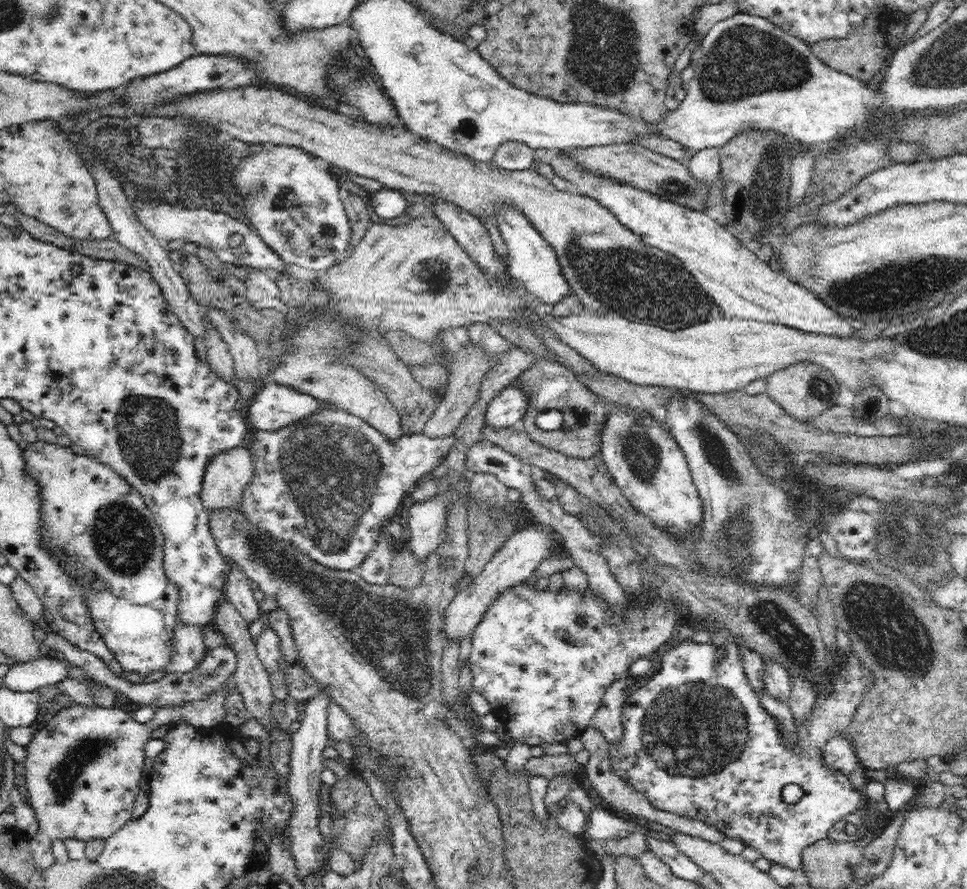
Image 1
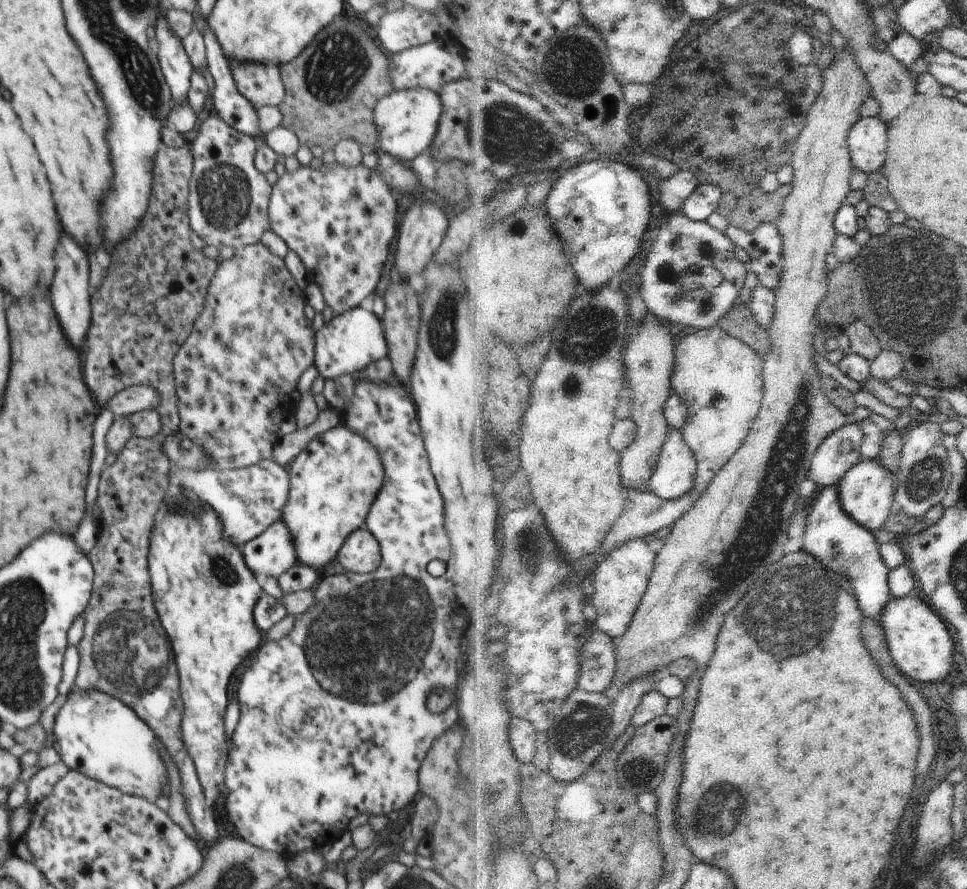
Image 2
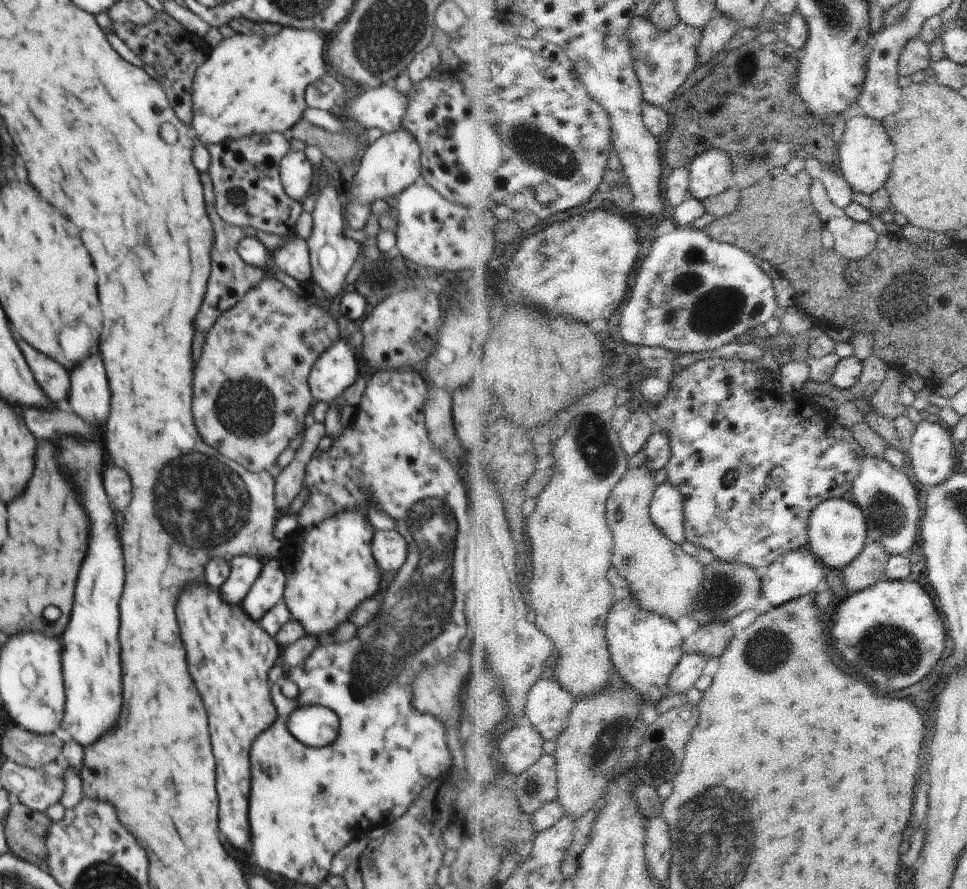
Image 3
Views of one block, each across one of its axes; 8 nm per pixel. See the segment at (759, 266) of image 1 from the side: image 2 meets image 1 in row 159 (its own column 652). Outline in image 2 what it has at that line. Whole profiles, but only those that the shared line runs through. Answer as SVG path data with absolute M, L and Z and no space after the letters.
M646 539L632 540L630 544L614 550L596 572L593 583L594 594L591 603L597 609L597 622L600 629L610 636L620 640L632 626L636 614L642 606L644 597L651 587L652 578L656 572L656 563L659 560L659 549Z

